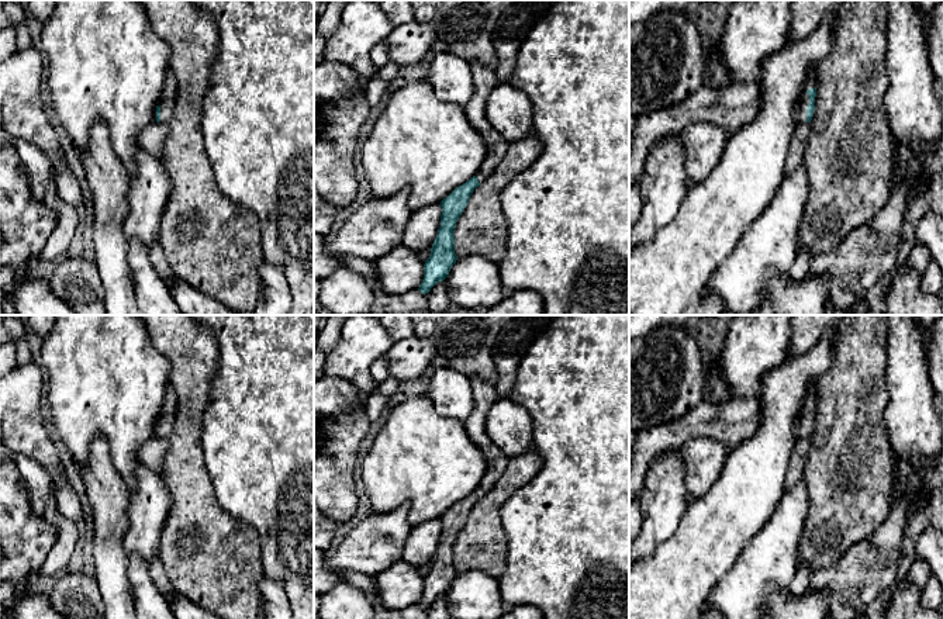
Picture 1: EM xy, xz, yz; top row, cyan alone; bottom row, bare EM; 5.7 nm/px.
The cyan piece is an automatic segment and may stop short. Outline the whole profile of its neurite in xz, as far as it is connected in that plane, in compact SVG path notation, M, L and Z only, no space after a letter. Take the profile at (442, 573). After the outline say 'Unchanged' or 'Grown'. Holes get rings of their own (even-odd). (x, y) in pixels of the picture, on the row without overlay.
M477 376L470 377L470 385L474 405L463 423L470 439L484 453L487 463L486 474L480 485L470 495L456 502L441 516L441 542L432 559L431 571L425 575L424 594L418 604L422 609L428 609L436 598L443 596L450 582L456 578L457 571L455 568L453 550L456 537L474 504L491 491L508 466L508 457L486 433L486 415L490 407L500 398L495 387Z. Grown

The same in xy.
M167 387L159 419L156 421L156 436L169 439L175 428L177 411L177 395L172 387Z. Grown

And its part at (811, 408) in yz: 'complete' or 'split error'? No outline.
split error

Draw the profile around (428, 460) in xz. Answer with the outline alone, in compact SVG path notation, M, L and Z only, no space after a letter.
M428 395L407 398L387 411L381 421L380 432L360 463L360 483L370 499L372 512L387 513L408 502L407 519L411 528L415 528L431 519L441 518L480 485L487 467L484 453L467 435L463 421L439 415Z

